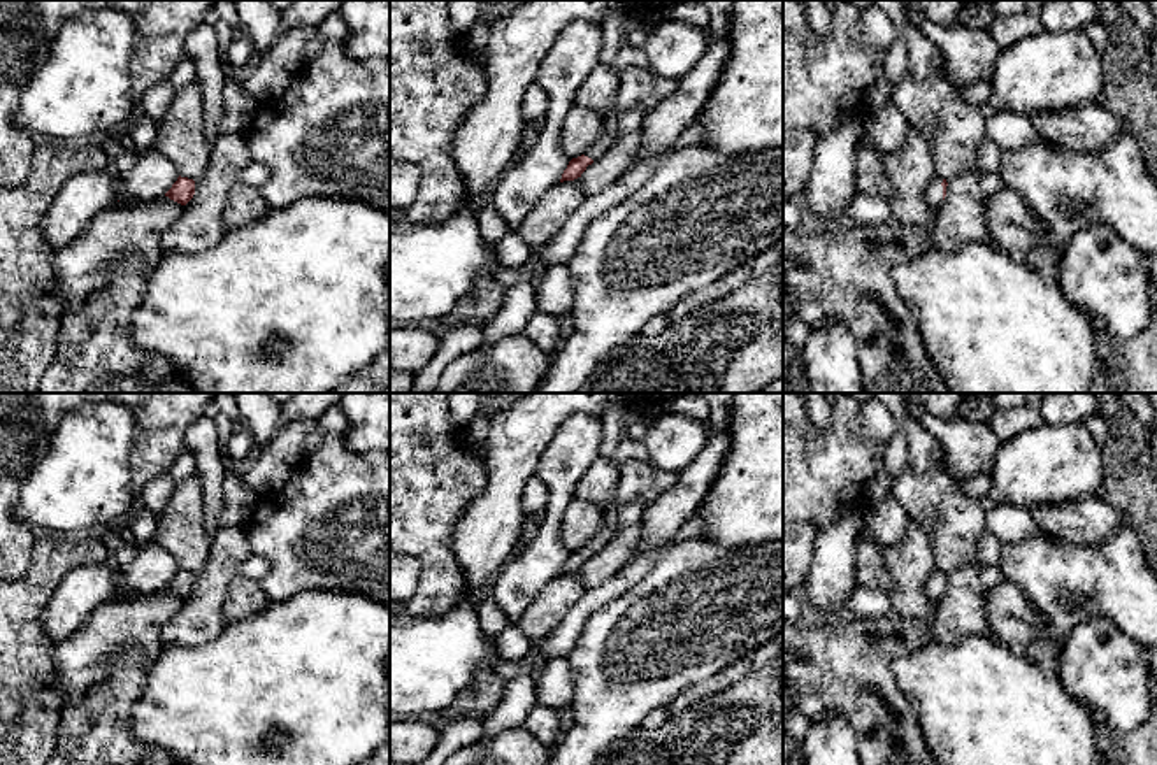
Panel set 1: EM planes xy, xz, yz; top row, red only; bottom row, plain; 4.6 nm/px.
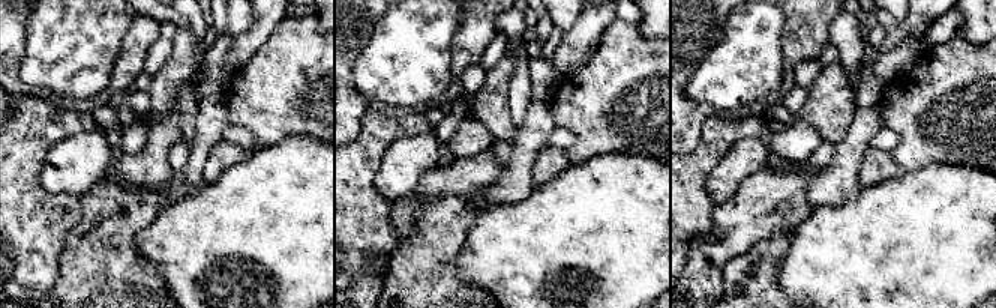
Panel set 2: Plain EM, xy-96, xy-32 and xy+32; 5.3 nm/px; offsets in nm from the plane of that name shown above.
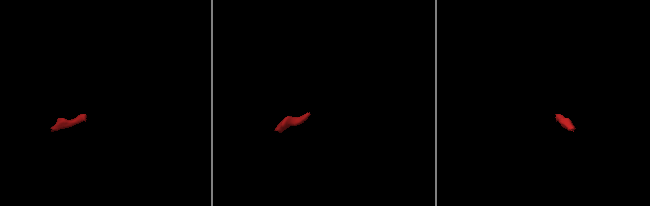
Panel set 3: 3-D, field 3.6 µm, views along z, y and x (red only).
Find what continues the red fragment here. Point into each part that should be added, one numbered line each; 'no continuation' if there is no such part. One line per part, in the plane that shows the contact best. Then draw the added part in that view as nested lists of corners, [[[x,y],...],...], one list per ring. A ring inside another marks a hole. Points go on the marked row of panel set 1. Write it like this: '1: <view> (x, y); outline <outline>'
1: yz (934, 192); outline [[[936,177],[931,186],[925,189],[925,200],[927,204],[931,204],[932,207],[939,207],[943,204],[943,186],[941,186],[943,179]]]

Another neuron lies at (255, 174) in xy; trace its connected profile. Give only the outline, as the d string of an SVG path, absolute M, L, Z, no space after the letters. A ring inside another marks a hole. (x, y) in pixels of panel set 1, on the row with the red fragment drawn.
M249 161L246 168L242 170L239 182L260 188L270 179L270 170L258 163L258 161Z

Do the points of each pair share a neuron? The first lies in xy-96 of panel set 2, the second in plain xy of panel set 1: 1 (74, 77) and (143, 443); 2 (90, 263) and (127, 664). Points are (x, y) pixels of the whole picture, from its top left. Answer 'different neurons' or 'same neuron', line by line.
1: different neurons
2: same neuron

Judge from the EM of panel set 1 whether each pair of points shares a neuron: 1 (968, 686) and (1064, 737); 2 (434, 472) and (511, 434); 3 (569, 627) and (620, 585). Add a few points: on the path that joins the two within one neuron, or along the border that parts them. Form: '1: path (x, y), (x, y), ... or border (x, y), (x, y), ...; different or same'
1: path (992, 711), (1019, 737), (1040, 737); same
2: border (485, 462), (487, 486), (473, 502); different
3: path (580, 614), (608, 590); same

